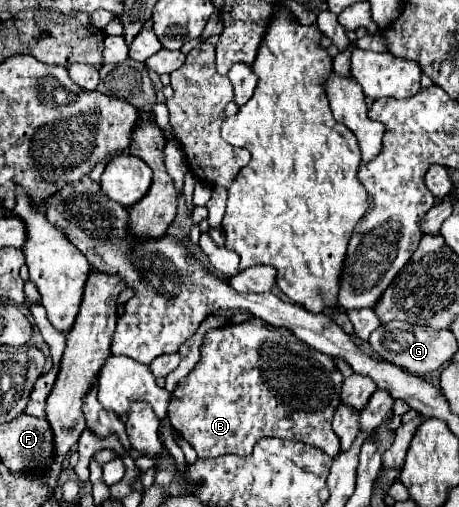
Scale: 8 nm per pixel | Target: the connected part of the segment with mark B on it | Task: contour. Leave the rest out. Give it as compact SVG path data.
M254 317L254 321L244 321L238 325L226 325L210 329L204 337L202 359L196 367L176 385L170 405L168 419L172 429L184 437L198 457L218 457L218 455L238 455L246 457L252 453L254 445L264 437L280 437L310 443L330 457L340 453L340 439L332 431L332 415L340 405L342 373L338 371L334 359L306 347L300 339L294 339L284 327L272 327L266 321Z

